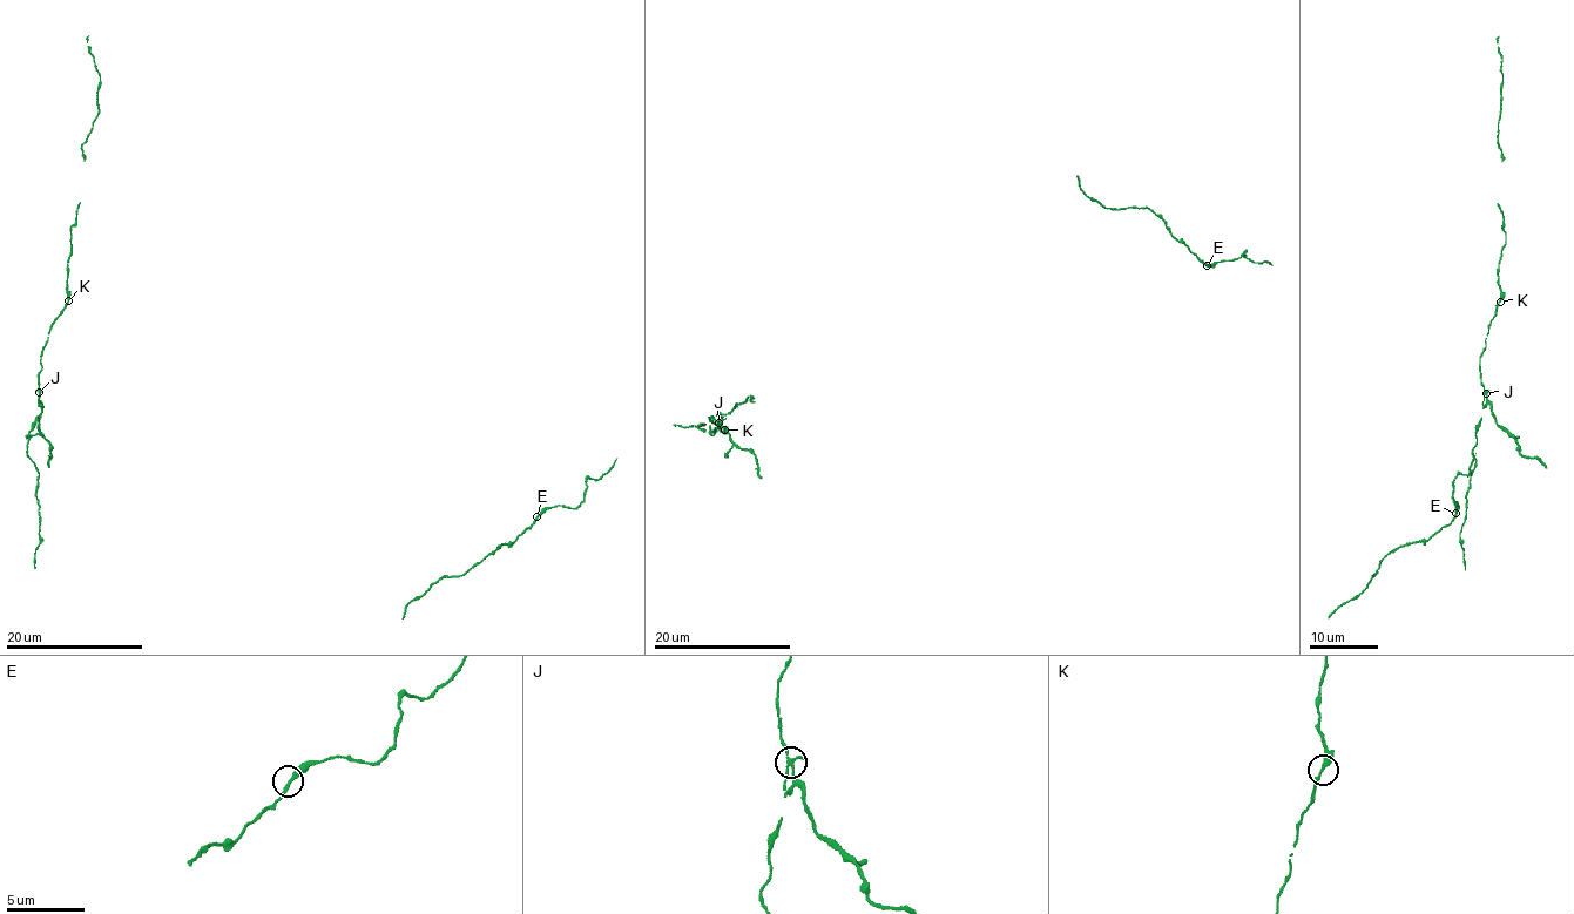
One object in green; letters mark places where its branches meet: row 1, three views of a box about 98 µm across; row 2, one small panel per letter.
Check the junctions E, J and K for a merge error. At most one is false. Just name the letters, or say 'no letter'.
J

